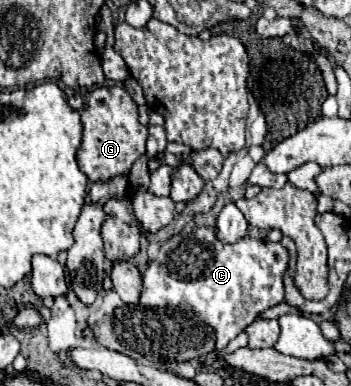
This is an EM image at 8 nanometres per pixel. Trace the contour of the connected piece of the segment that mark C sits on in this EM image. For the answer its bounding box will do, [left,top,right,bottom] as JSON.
[140,228,288,350]

